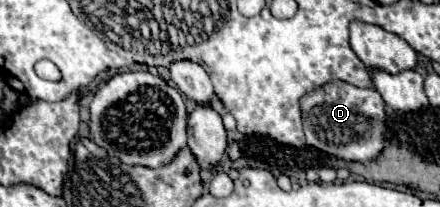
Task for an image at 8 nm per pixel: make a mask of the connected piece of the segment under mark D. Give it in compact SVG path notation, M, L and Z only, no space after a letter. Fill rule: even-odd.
M335 80L301 98L307 144L347 162L369 162L385 148L385 100L375 88L357 88Z

